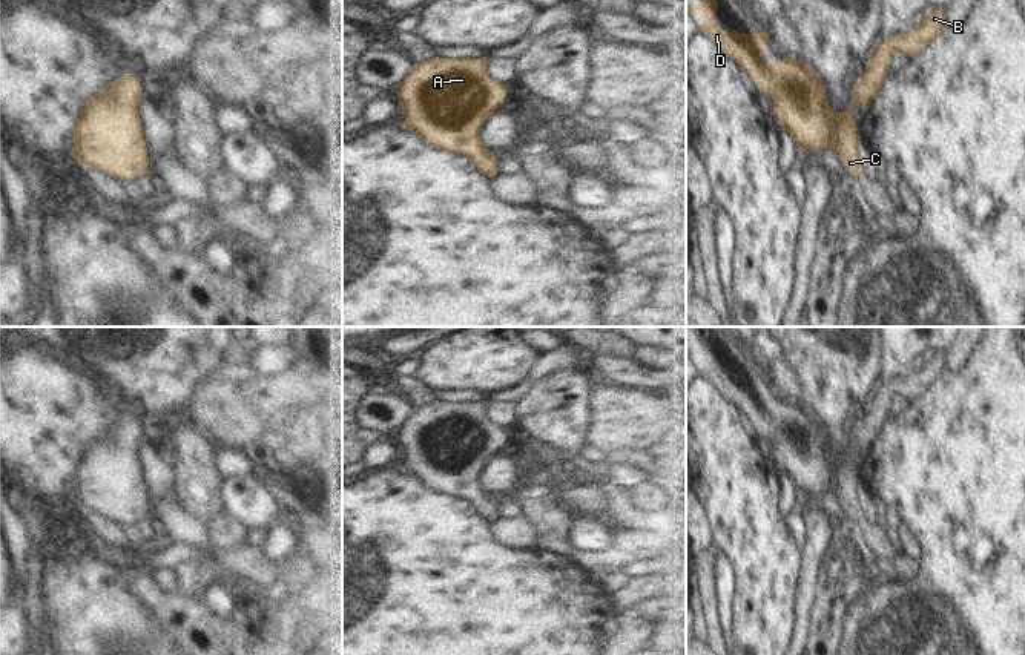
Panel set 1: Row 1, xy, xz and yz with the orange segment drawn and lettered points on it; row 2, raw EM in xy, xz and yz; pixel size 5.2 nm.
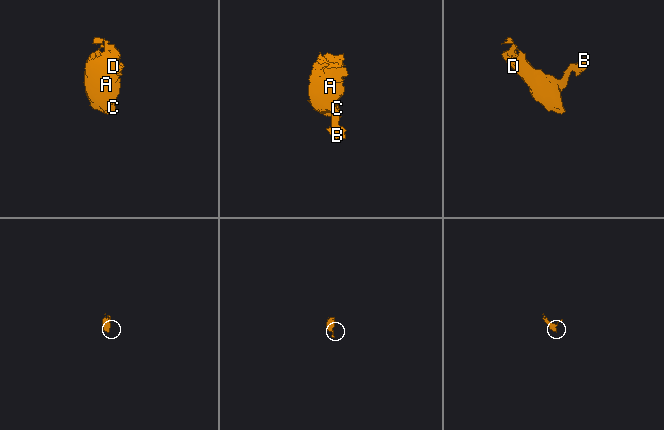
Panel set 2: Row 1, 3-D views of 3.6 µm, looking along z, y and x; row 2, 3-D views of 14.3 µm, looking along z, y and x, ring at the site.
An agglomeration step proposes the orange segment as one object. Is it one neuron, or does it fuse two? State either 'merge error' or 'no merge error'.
no merge error

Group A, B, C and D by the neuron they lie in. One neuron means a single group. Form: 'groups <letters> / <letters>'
groups A B C D

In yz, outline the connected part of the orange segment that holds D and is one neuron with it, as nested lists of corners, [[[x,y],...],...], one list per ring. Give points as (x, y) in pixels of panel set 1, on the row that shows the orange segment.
[[[698,0],[689,6],[690,14],[707,14],[709,18],[695,25],[698,32],[707,35],[729,60],[735,60],[747,72],[758,92],[775,101],[770,117],[798,143],[803,153],[832,147],[849,175],[864,179],[858,143],[862,130],[852,115],[856,98],[867,112],[884,86],[885,75],[895,51],[904,52],[910,60],[924,52],[947,26],[945,8],[934,8],[927,14],[922,26],[882,40],[875,55],[867,61],[865,74],[853,83],[852,101],[847,110],[836,117],[816,72],[799,58],[786,55],[783,63],[761,63],[761,51],[772,48],[770,35],[760,28],[752,34],[730,34],[712,23],[718,14],[718,0]]]

